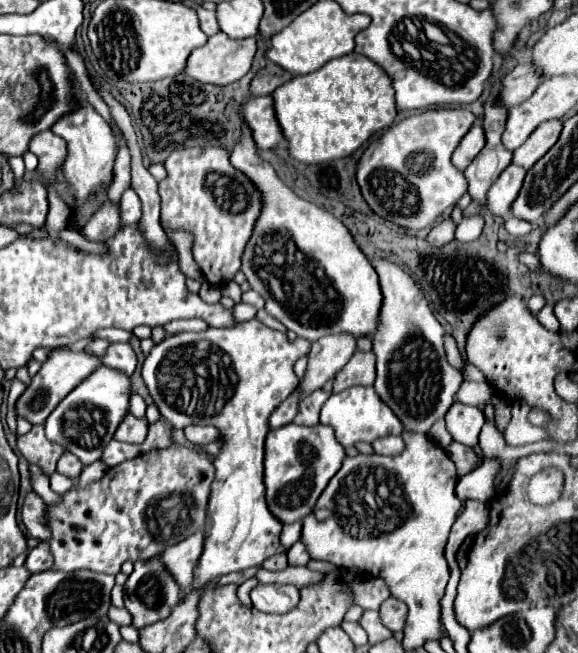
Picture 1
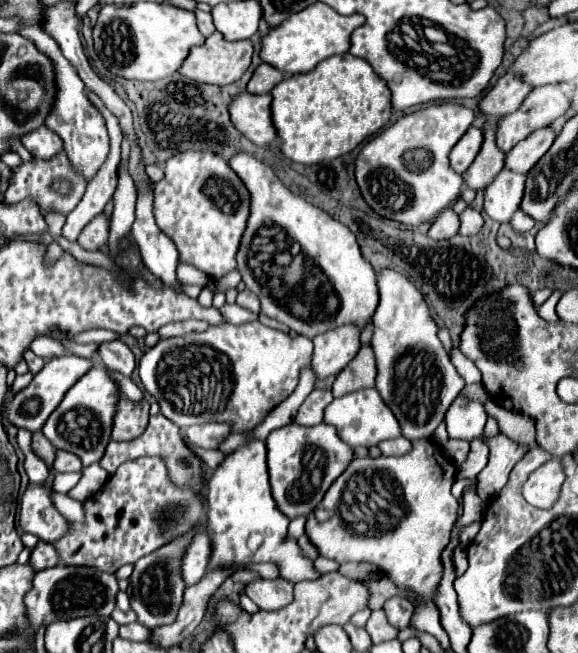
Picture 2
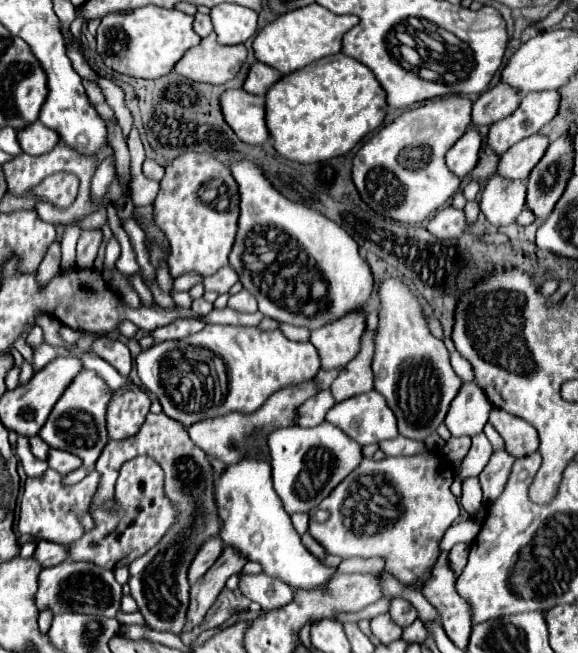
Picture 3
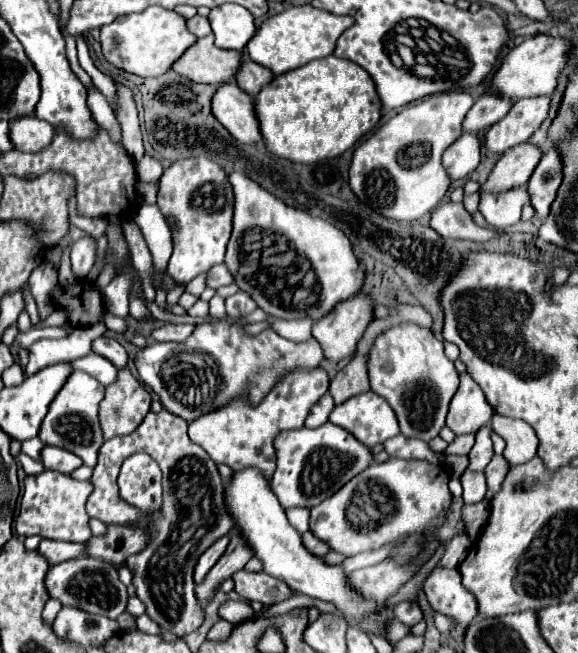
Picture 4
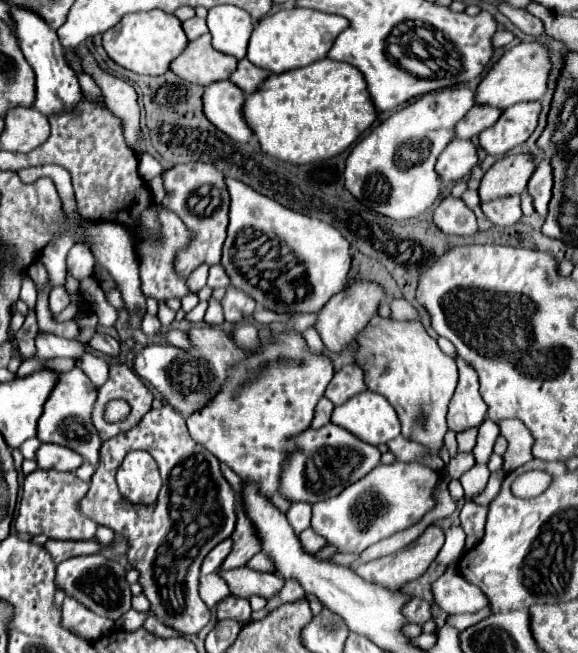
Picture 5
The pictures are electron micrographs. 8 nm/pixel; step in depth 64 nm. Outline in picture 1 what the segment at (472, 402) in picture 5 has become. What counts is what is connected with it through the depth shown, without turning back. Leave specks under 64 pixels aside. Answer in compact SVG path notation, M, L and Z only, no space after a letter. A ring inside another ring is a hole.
M452 404L446 412L446 426L452 438L464 446L474 448L478 444L478 434L484 424L484 414L476 406Z

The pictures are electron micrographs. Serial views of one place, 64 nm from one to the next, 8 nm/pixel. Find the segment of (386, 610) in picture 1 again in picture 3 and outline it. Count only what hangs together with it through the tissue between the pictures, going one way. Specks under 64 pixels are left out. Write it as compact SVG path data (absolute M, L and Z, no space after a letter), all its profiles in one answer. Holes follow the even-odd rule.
M394 598L394 600L390 602L388 614L390 614L390 618L392 618L398 626L402 626L402 628L410 626L410 624L418 618L416 608L414 608L408 600L404 600L404 598Z

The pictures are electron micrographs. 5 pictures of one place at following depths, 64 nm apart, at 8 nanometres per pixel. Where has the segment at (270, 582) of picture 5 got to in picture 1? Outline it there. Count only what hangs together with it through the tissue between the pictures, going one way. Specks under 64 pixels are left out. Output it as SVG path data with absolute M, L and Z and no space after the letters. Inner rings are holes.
M260 584L250 592L252 604L260 612L286 614L300 602L300 592L296 586L282 584Z

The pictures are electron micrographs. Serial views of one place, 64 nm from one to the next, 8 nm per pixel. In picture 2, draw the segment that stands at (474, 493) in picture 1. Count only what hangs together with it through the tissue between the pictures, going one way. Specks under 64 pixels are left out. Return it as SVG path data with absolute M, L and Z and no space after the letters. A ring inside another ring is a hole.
M474 478L474 479L457 479L455 481L455 483L453 484L452 489L451 489L452 495L456 499L460 500L464 490L470 486L477 487L477 478Z

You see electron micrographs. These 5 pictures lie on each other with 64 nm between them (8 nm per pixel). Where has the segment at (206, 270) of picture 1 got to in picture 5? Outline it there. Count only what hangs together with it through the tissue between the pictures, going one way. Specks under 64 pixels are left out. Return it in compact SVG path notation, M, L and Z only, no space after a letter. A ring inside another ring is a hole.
M206 162L176 164L162 174L162 180L166 190L162 206L176 212L186 224L186 228L192 232L192 240L182 250L178 250L174 258L176 274L182 278L188 278L200 264L214 266L222 258L222 244L226 240L228 208L230 208L228 188L224 182L224 174L216 166Z

